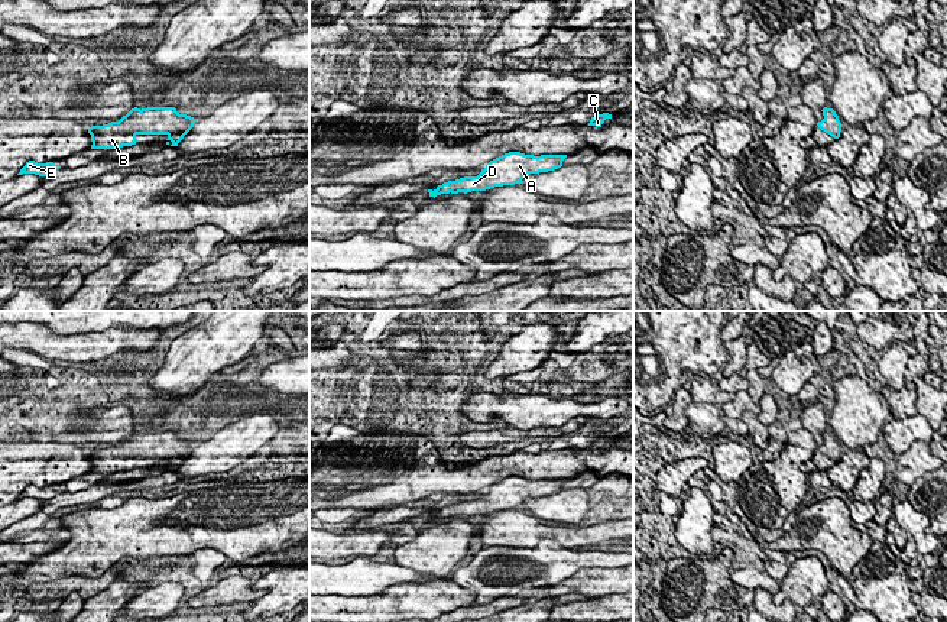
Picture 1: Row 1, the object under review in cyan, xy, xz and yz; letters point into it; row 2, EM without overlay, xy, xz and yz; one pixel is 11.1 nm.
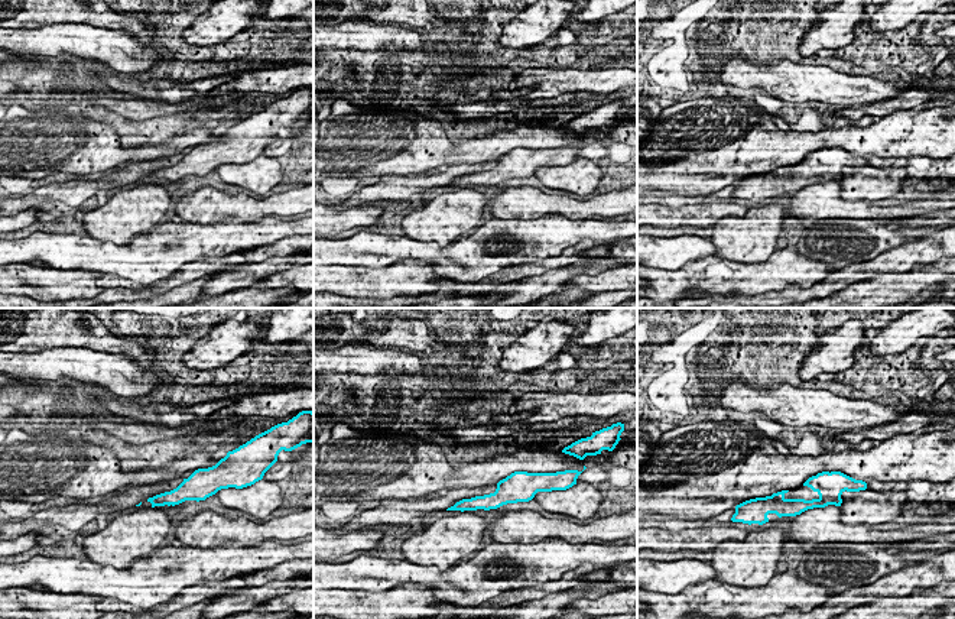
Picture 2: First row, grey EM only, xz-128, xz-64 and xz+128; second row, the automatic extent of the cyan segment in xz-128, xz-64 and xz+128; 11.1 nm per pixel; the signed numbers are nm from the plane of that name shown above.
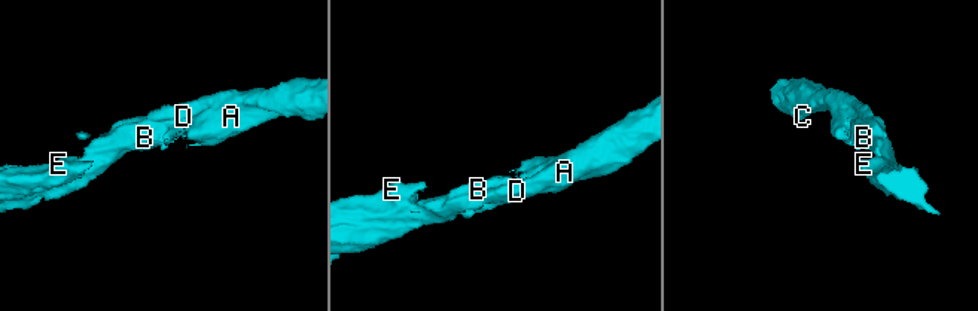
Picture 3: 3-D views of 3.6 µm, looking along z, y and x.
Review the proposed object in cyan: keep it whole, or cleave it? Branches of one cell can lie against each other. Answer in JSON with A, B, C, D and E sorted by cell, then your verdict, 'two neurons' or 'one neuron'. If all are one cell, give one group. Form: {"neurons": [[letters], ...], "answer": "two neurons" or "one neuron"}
{"neurons": [["A", "B", "C", "D", "E"]], "answer": "one neuron"}

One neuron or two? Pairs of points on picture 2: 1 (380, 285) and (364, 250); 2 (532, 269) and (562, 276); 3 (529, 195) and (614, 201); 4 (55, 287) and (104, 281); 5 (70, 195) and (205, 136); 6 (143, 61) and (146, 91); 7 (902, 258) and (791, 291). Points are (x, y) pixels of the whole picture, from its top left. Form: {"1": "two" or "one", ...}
{"1": "two", "2": "two", "3": "one", "4": "two", "5": "two", "6": "two", "7": "one"}

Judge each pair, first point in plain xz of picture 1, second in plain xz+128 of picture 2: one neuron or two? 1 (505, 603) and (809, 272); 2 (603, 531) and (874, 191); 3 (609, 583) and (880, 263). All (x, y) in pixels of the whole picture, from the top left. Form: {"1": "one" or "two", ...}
{"1": "two", "2": "two", "3": "one"}

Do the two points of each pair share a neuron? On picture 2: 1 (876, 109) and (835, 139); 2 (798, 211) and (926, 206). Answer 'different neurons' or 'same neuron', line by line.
1: different neurons
2: same neuron

